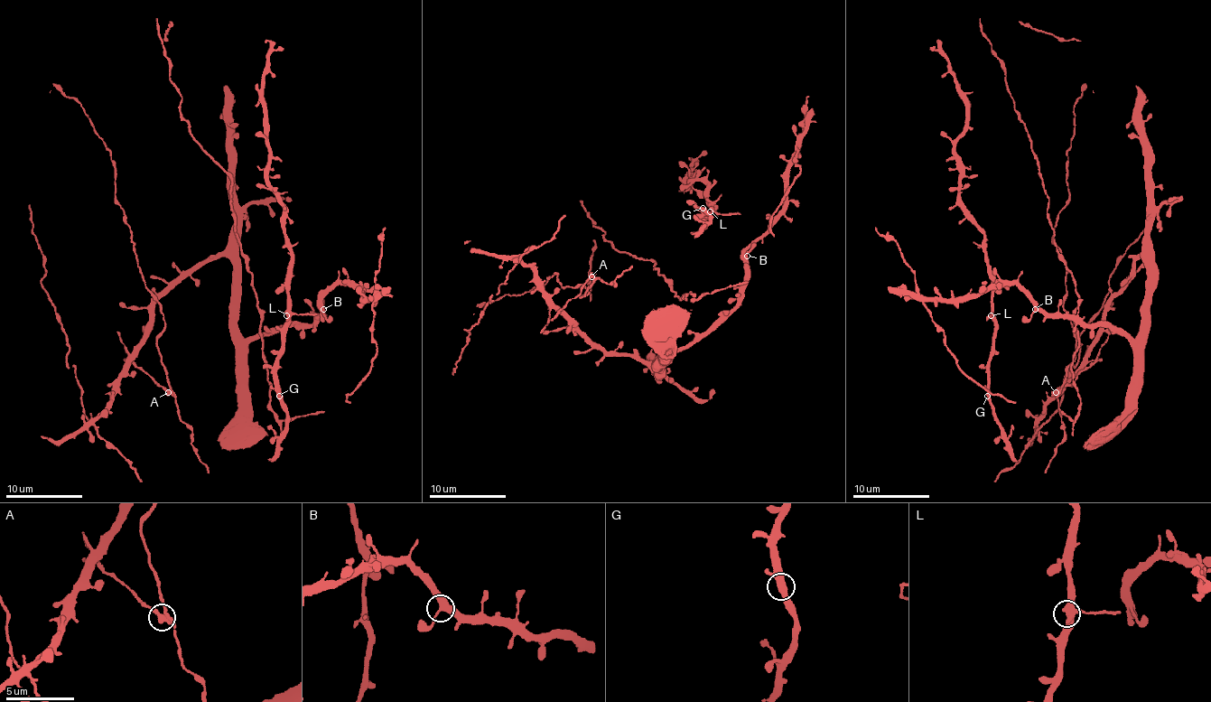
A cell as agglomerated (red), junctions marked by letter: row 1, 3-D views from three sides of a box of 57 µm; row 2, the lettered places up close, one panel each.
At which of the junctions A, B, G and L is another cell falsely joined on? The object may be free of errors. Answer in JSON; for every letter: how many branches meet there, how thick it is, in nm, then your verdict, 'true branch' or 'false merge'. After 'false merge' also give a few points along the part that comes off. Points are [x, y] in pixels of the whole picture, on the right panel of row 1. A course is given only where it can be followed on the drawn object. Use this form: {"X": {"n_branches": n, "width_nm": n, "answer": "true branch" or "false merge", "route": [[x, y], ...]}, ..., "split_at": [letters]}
{"A": {"n_branches": 3, "width_nm": 340, "answer": "false merge", "route": [[1056, 391], [1062, 386], [1069, 386], [1096, 359], [1112, 332]]}, "B": {"n_branches": 3, "width_nm": 400, "answer": "true branch"}, "G": {"n_branches": 3, "width_nm": 340, "answer": "true branch"}, "L": {"n_branches": 3, "width_nm": 400, "answer": "true branch"}, "split_at": ["A"]}

